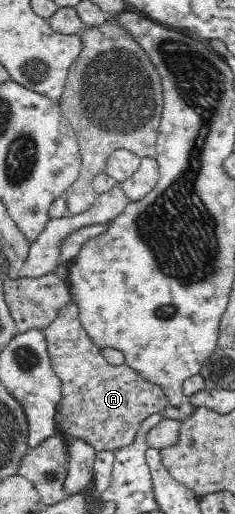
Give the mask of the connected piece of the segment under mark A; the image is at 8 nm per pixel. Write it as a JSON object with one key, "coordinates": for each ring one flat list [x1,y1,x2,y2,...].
{"coordinates":[[68,301,58,317,44,328,47,352,61,381,58,428,65,438,84,439,97,451,114,451,134,443,141,423,152,414,162,413,169,404,164,390,146,381,129,365,111,365,92,343,82,327,76,304]]}

